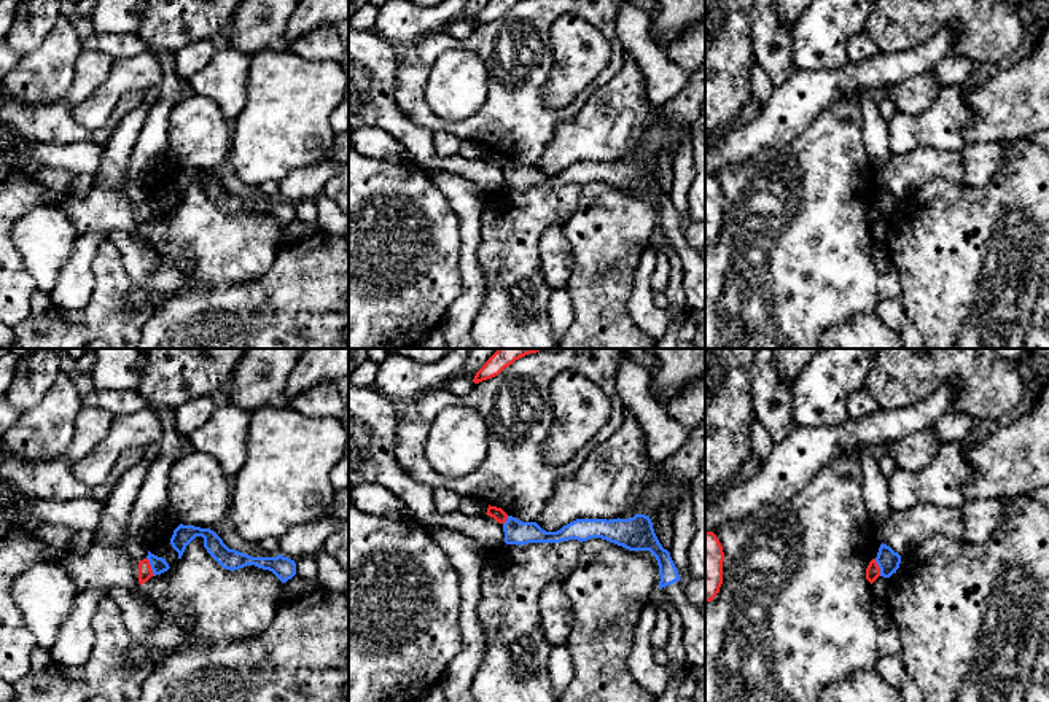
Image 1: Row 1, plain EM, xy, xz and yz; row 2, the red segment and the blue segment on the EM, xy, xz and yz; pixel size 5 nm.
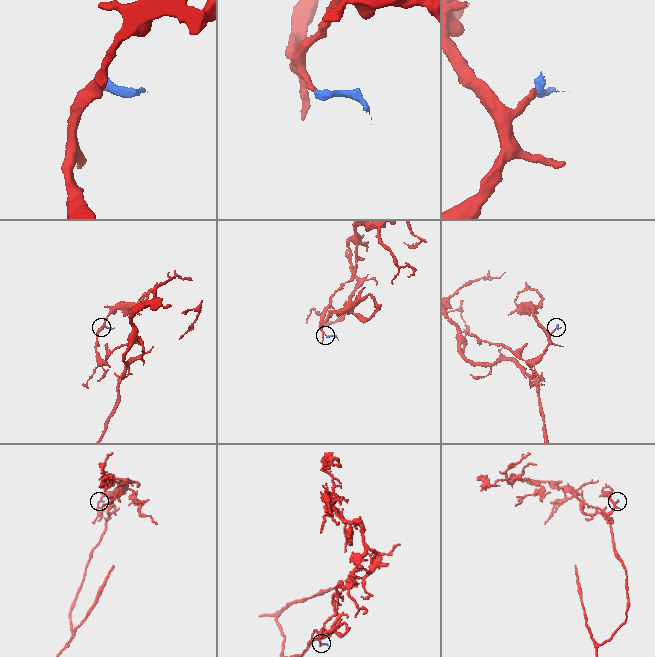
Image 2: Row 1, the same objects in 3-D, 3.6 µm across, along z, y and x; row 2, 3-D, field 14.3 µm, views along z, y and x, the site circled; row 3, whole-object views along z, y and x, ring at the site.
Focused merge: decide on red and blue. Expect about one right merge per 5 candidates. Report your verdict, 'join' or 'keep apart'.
keep apart

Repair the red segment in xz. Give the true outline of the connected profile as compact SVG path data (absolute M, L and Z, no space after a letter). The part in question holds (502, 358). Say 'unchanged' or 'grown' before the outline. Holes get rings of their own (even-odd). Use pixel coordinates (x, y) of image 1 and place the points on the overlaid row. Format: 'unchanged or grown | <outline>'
unchanged | M498 349L476 372L473 382L479 384L482 380L492 379L498 376L505 368L513 365L516 360L528 355L536 353L541 349Z

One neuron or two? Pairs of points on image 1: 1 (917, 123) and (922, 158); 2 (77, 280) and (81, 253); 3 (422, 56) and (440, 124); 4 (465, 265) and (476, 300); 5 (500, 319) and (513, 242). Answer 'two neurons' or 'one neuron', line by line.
1: two neurons
2: one neuron
3: one neuron
4: one neuron
5: one neuron

